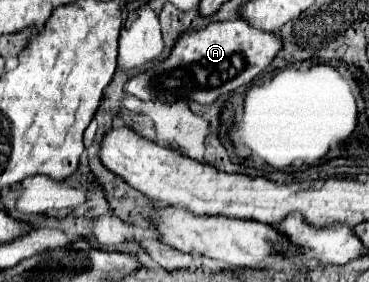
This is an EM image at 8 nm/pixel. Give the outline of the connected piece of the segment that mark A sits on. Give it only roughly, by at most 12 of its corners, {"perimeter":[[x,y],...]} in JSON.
{"perimeter":[[245,18],[185,32],[125,84],[139,100],[211,104],[253,82],[283,38]]}

